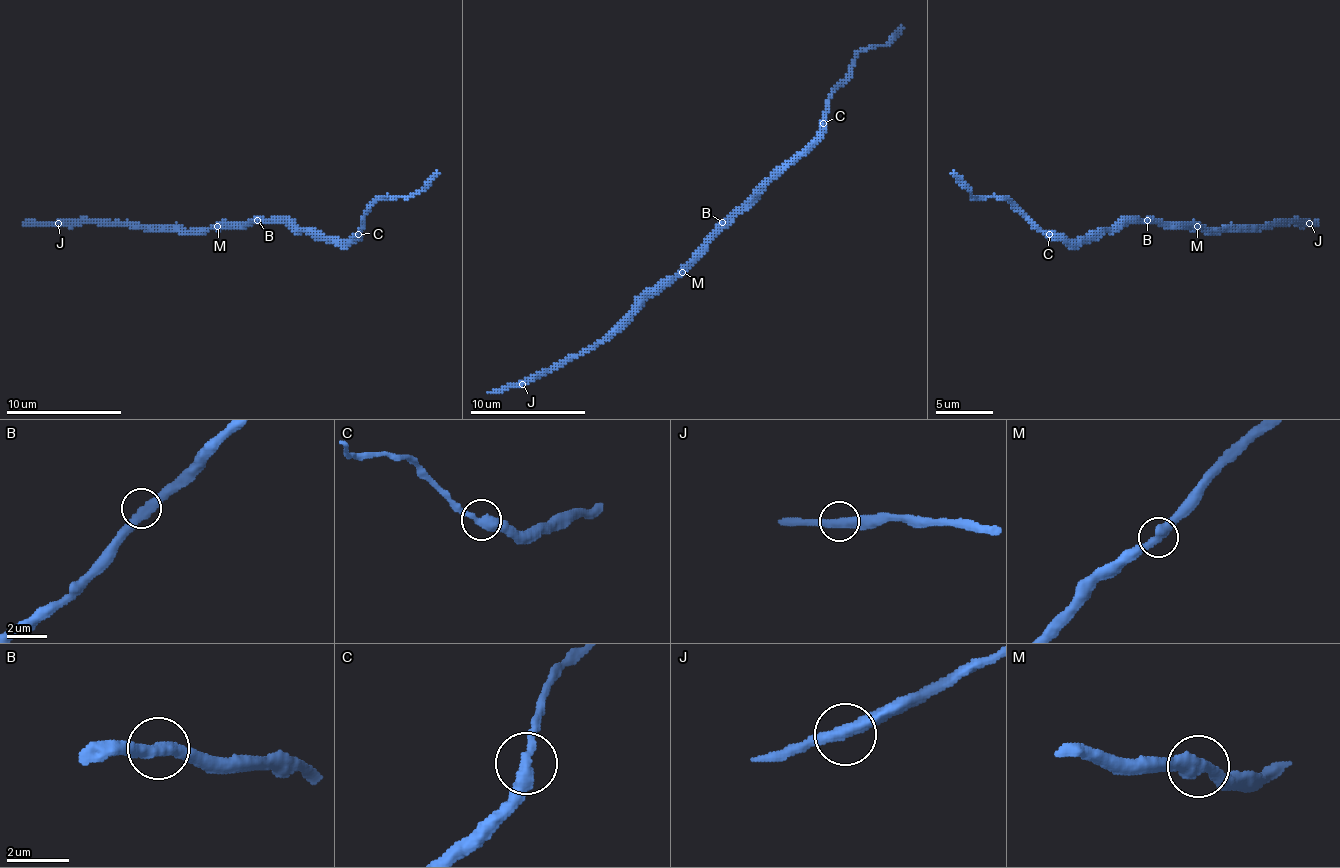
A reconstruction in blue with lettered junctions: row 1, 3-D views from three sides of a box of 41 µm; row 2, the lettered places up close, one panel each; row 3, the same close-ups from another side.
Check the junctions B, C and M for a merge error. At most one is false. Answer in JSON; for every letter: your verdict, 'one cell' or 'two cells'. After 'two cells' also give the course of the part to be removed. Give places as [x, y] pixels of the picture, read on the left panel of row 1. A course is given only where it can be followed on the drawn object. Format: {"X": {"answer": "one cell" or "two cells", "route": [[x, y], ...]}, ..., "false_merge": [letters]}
{"B": {"answer": "one cell"}, "C": {"answer": "one cell"}, "M": {"answer": "one cell"}, "false_merge": []}

